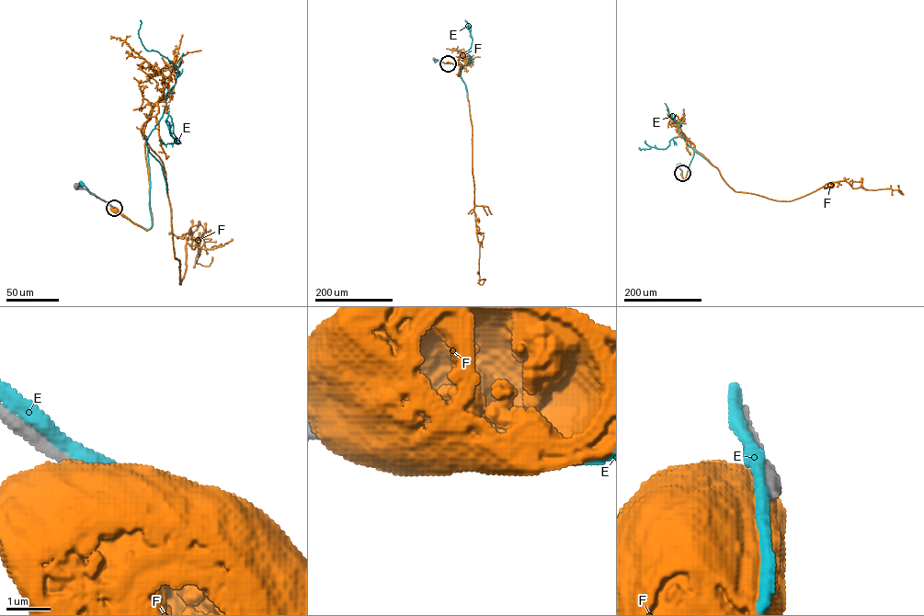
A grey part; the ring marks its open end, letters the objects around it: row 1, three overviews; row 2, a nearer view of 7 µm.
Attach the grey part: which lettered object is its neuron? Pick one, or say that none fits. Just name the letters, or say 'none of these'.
none of these

